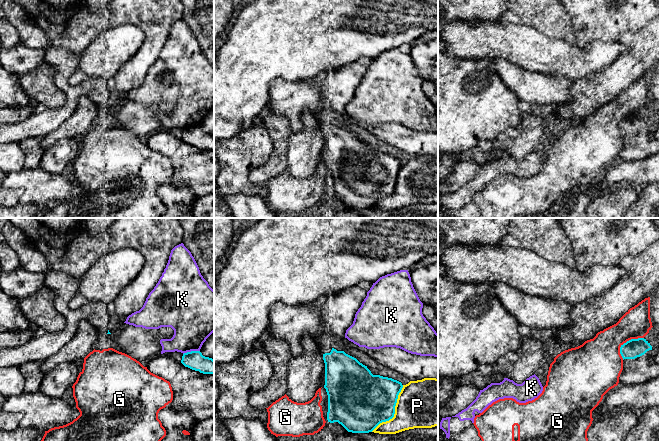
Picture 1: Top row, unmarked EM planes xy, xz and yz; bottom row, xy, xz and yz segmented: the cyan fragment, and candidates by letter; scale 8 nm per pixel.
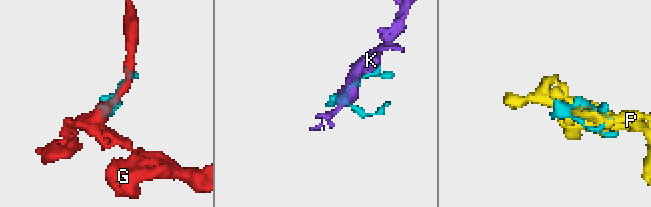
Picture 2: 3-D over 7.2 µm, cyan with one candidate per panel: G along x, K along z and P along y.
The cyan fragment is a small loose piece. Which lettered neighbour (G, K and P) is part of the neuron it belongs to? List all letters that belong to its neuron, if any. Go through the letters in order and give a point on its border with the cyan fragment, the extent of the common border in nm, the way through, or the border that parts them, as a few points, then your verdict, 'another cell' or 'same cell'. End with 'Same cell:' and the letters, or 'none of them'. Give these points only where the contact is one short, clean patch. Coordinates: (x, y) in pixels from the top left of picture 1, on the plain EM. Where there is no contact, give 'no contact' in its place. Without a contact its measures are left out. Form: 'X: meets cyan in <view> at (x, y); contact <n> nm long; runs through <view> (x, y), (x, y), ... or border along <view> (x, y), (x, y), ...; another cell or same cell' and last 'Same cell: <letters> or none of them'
G: meets cyan in yz at (626, 118); contact 260 nm long; another cell
K: meets cyan in xy at (191, 127); contact 140 nm long; another cell
P: meets cyan in xz at (394, 188); contact 460 nm long; another cell
Same cell: none of them

